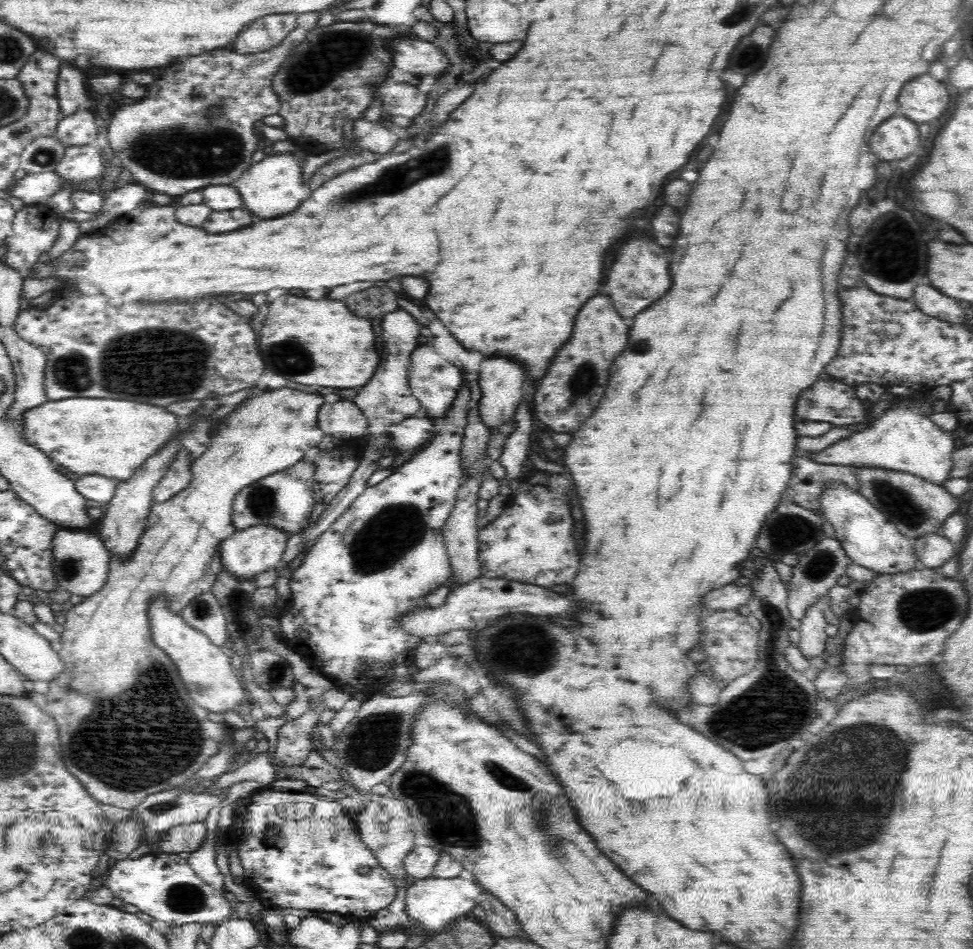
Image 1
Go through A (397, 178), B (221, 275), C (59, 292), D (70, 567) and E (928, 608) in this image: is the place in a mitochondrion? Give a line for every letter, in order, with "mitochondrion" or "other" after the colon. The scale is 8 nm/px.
A: mitochondrion
B: other
C: other
D: mitochondrion
E: mitochondrion

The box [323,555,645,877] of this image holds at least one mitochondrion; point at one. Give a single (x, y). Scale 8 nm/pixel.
(451, 820)

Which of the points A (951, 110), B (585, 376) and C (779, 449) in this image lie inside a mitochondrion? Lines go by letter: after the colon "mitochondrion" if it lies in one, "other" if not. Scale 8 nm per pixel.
A: other
B: mitochondrion
C: other

